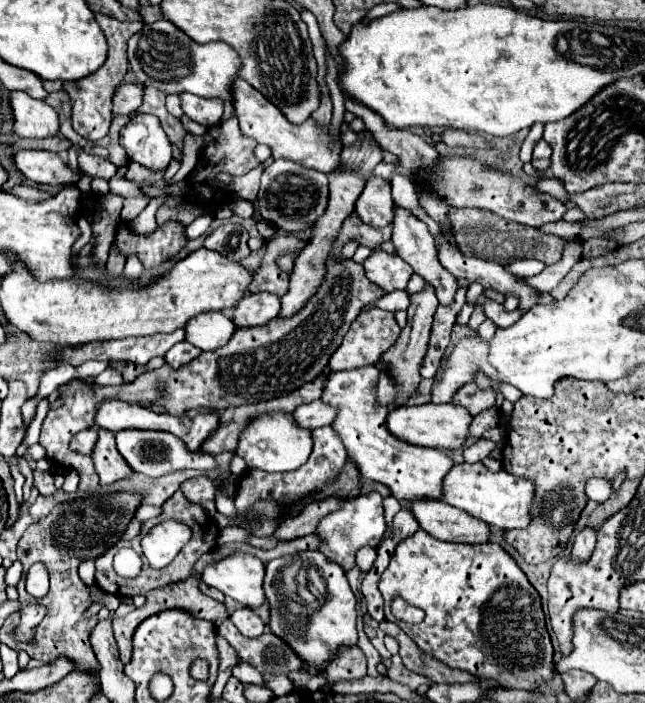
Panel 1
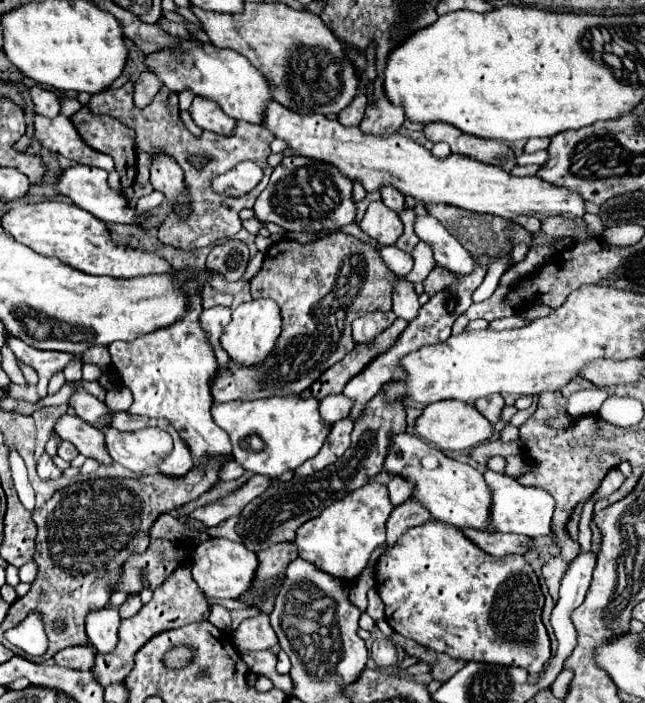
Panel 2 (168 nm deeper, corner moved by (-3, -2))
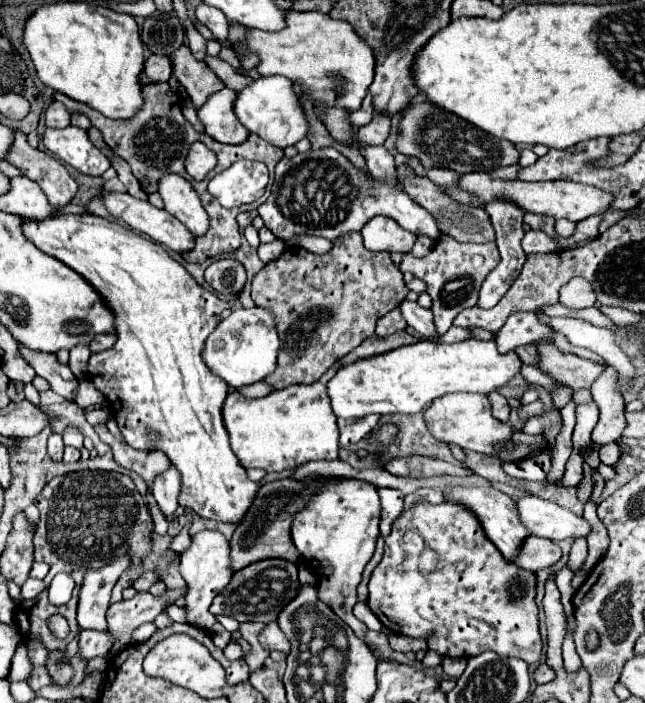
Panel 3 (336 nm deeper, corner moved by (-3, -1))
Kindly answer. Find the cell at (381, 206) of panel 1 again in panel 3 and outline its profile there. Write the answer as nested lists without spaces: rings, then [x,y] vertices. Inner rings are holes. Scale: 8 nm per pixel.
[[[373,217],[365,227],[361,229],[363,243],[371,251],[399,251],[409,253],[417,235],[403,229],[395,219],[389,217]]]

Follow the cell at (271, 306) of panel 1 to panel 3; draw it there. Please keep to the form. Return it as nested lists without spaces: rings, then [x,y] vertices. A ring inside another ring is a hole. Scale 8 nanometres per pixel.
[[[265,307],[235,309],[227,319],[223,319],[217,329],[207,337],[203,359],[207,367],[213,369],[229,387],[237,389],[241,385],[263,381],[263,377],[275,371],[279,339],[275,327],[275,315]]]

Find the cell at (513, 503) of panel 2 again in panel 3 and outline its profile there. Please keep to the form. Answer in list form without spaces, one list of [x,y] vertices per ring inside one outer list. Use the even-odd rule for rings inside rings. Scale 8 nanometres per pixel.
[[[537,495],[517,499],[517,513],[527,531],[535,537],[561,541],[567,537],[587,537],[591,527],[583,517]]]

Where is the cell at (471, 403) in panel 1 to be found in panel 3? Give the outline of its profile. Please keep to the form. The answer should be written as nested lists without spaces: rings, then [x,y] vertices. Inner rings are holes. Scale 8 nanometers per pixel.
[[[497,391],[489,393],[487,397],[489,397],[489,403],[491,403],[491,413],[493,413],[493,417],[499,419],[499,421],[507,421],[507,419],[509,419],[509,411],[511,411],[507,399],[505,399],[501,393],[497,393]]]

